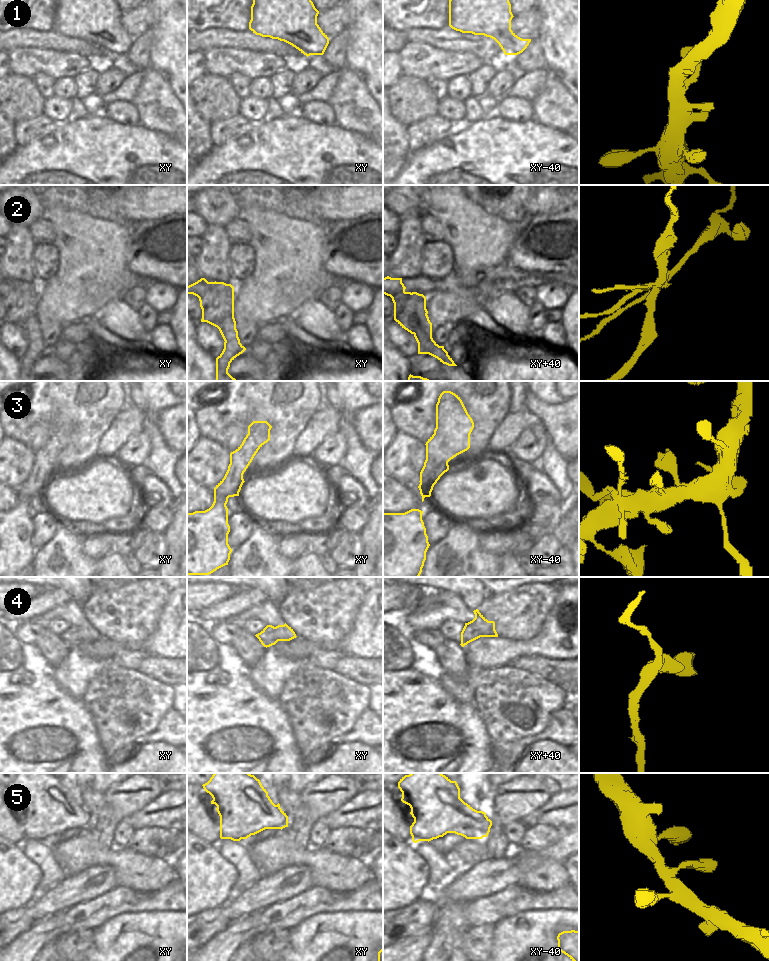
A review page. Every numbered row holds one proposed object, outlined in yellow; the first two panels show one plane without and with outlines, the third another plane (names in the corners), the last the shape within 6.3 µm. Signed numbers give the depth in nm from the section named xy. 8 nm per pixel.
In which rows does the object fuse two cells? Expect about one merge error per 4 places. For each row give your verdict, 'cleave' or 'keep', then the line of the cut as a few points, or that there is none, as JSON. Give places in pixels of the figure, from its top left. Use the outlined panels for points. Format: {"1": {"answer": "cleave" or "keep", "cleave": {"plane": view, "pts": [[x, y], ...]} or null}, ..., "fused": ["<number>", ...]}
{"1": {"answer": "keep", "cleave": null}, "2": {"answer": "cleave", "cleave": {"plane": "xy+40", "pts": [[410, 292], [402, 297], [390, 296]]}}, "3": {"answer": "keep", "cleave": null}, "4": {"answer": "keep", "cleave": null}, "5": {"answer": "keep", "cleave": null}, "fused": ["2"]}

